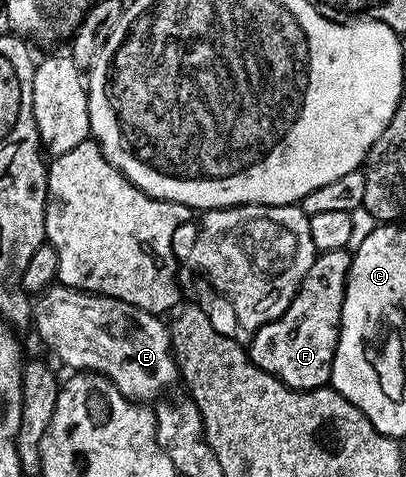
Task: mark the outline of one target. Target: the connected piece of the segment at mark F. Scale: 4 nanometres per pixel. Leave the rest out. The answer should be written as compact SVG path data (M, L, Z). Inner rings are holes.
M348 249L318 253L317 258L311 263L311 271L307 271L303 279L301 290L297 292L297 296L287 307L287 311L283 311L279 319L259 327L252 334L253 342L248 342L247 352L255 363L255 367L275 375L292 389L324 389L330 384L333 375L333 356L341 334L343 299L349 282L349 268L352 262L353 259Z

